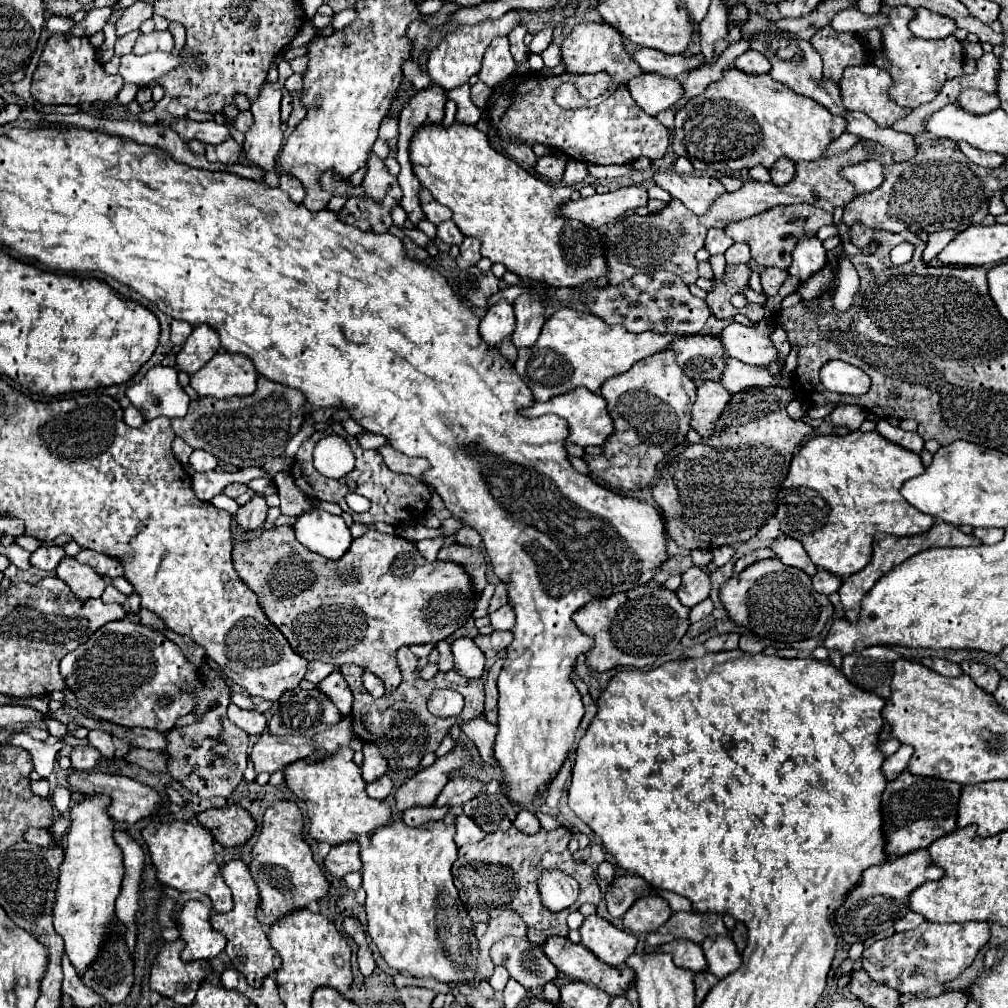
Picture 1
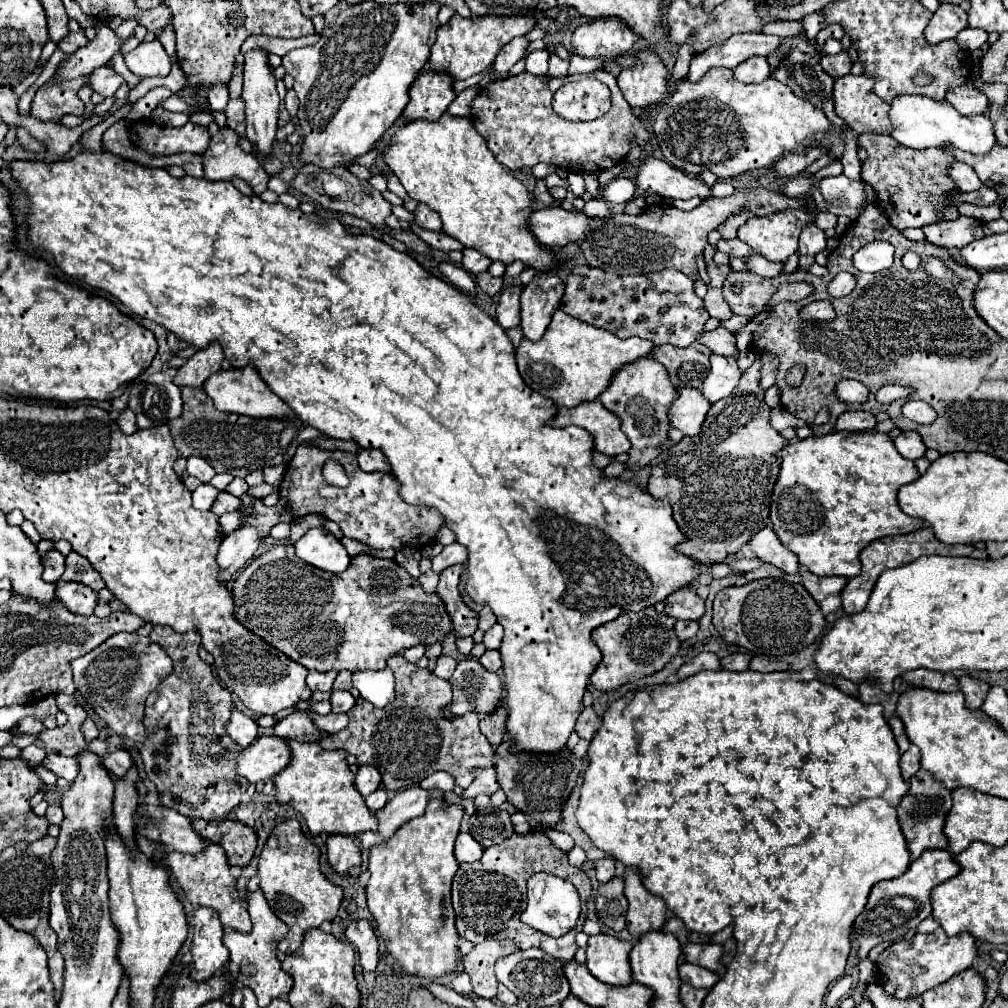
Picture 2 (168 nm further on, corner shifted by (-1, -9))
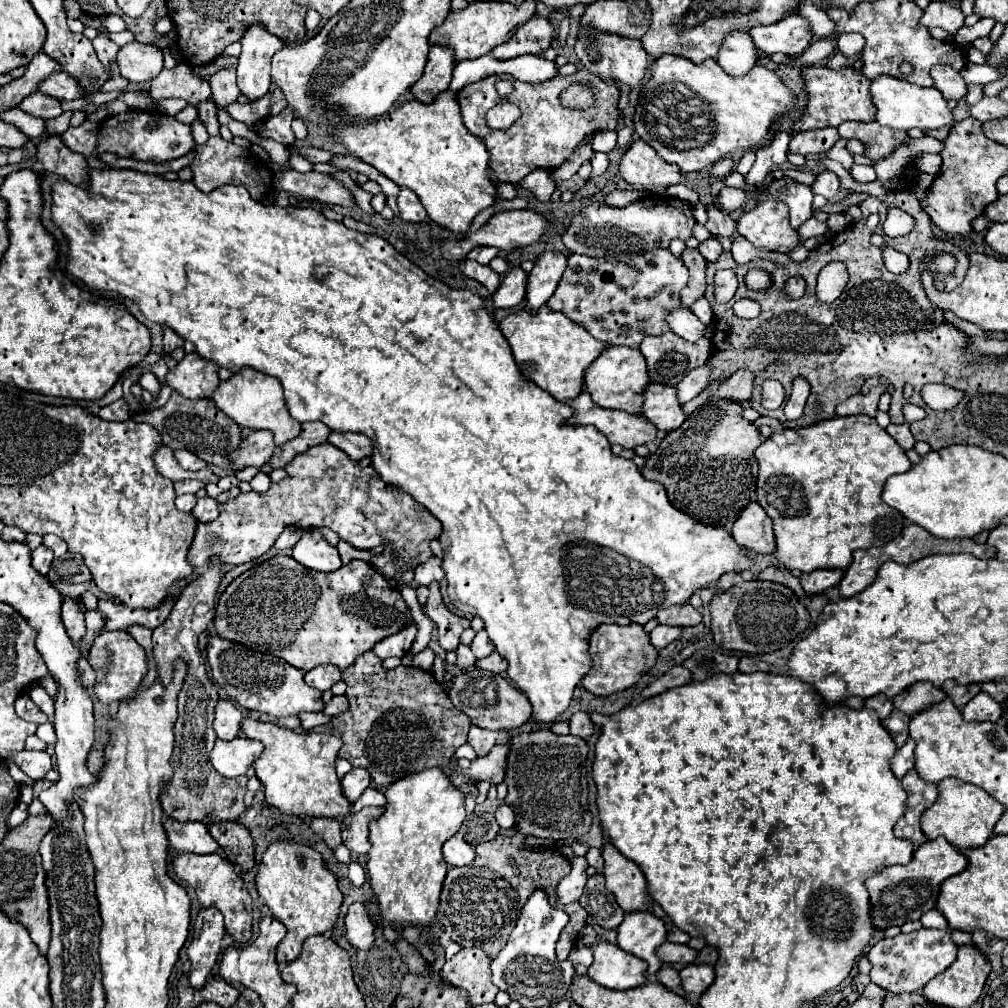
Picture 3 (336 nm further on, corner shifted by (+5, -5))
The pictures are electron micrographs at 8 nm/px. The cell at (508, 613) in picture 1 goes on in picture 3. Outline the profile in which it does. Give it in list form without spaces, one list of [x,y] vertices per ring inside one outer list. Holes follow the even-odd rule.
[[[480,630],[480,632],[476,634],[476,638],[472,640],[470,648],[472,648],[472,652],[474,652],[476,658],[484,658],[484,656],[488,656],[490,652],[494,652],[494,642],[488,638],[488,634],[486,634],[484,630]]]

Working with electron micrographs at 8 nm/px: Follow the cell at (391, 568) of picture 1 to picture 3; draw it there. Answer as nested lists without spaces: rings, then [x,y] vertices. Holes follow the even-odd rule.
[[[284,554],[258,562],[234,578],[222,592],[214,612],[214,628],[220,636],[258,652],[270,652],[304,672],[320,664],[334,664],[340,670],[346,670],[358,656],[372,650],[374,644],[386,636],[398,634],[410,622],[414,622],[414,618],[402,594],[396,588],[390,588],[388,578],[370,562],[352,560],[334,572],[314,572]]]

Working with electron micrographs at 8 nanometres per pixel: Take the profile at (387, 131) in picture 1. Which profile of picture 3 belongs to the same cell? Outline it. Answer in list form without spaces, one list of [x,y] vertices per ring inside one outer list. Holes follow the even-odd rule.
[[[292,155],[289,160],[289,165],[293,170],[302,173],[313,170],[313,163],[309,162],[308,160],[299,155]]]

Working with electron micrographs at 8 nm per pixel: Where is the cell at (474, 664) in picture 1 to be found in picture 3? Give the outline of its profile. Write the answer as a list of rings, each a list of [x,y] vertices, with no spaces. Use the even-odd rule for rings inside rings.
[[[468,668],[468,670],[462,670],[458,676],[454,676],[448,696],[458,710],[462,710],[470,716],[472,724],[476,724],[480,728],[488,728],[488,730],[518,728],[524,722],[528,722],[528,718],[532,714],[530,700],[520,690],[516,690],[512,684],[508,684],[508,680],[504,680],[500,674],[482,672],[480,668]]]

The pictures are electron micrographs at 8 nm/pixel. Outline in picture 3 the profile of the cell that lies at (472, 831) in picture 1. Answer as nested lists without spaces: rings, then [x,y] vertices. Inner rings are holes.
[[[452,836],[444,844],[444,858],[448,866],[466,866],[474,860],[474,848],[462,836]]]

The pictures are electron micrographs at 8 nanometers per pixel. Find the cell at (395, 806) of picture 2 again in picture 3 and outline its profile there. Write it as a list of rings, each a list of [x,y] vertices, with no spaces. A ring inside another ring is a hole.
[[[380,806],[380,808],[362,808],[360,812],[354,812],[352,816],[348,816],[346,820],[340,822],[342,840],[344,840],[344,846],[348,846],[350,852],[356,852],[360,855],[369,852],[371,844],[368,841],[368,824],[372,820],[376,820],[378,816],[382,816],[384,810],[386,810],[384,806]]]

